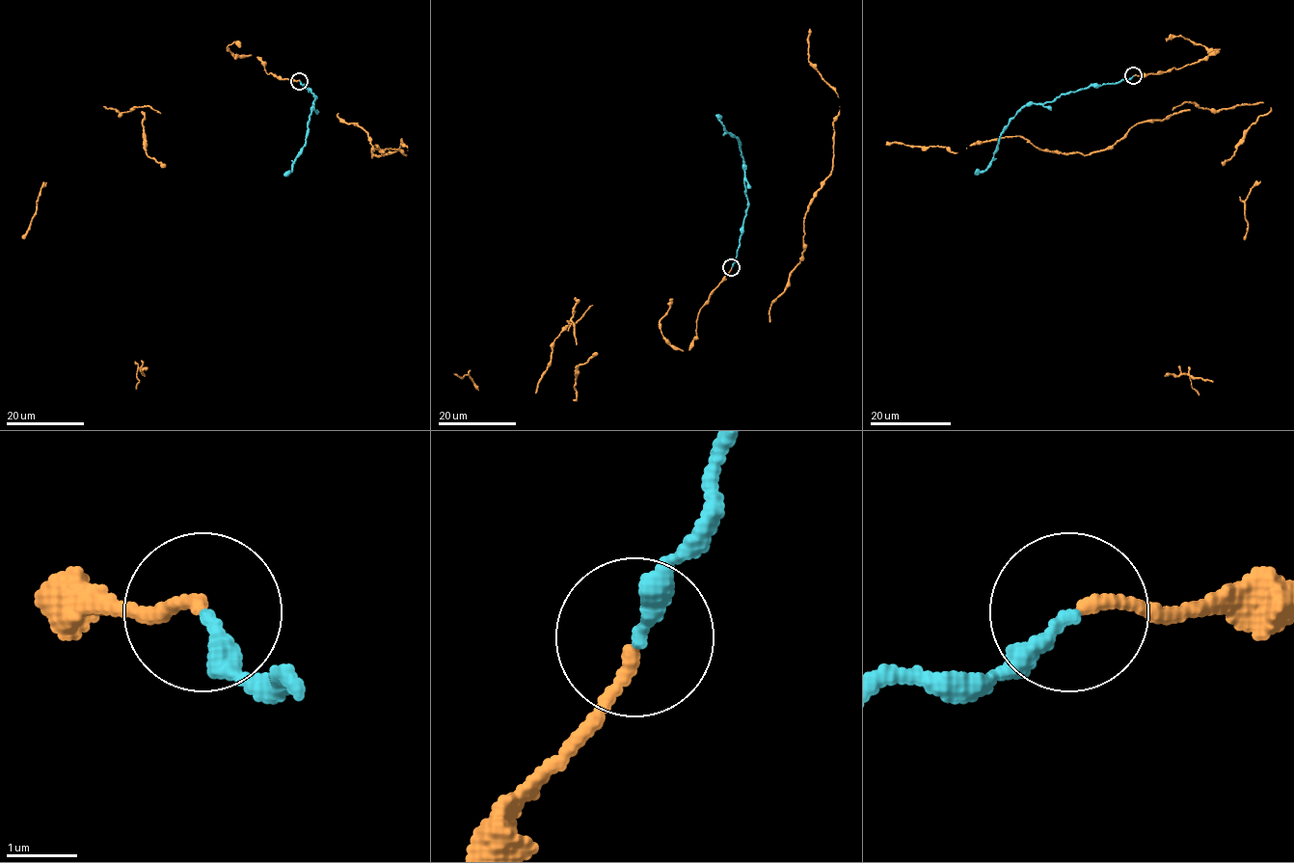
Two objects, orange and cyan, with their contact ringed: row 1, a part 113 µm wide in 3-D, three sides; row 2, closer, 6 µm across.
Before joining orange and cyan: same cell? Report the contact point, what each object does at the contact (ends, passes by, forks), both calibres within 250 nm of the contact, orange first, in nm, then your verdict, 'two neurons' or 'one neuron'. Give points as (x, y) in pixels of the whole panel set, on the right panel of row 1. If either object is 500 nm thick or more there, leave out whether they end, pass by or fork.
(1133, 75) | orange ends | cyan ends | 180/240 nm | one neuron

